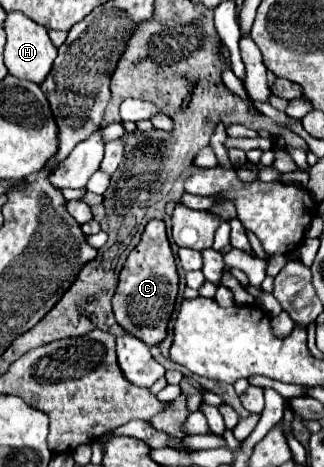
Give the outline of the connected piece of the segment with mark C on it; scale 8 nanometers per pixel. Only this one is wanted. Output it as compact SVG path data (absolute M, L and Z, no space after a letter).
M150 220L144 228L138 246L128 254L124 268L120 272L118 288L112 300L114 316L118 324L132 336L140 338L148 346L158 344L166 336L166 326L176 302L176 294L178 294L178 272L166 238L166 224L164 220Z

